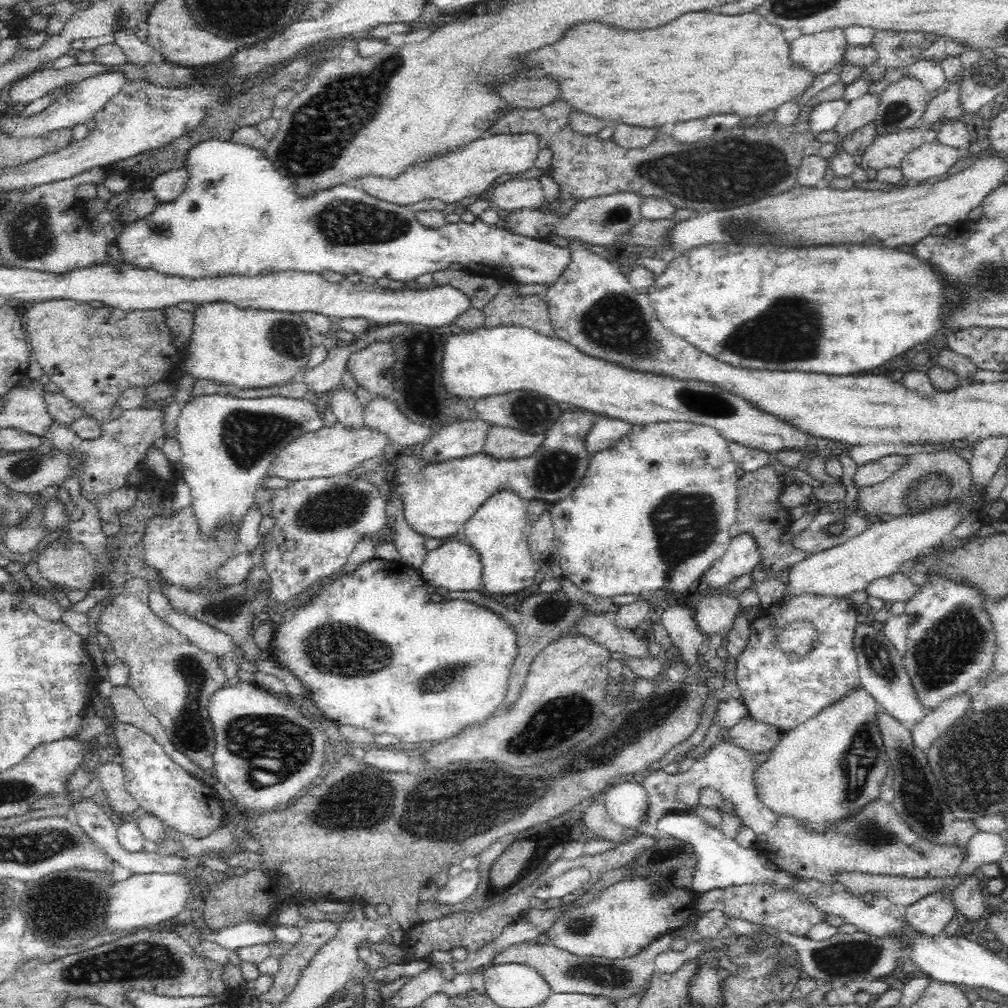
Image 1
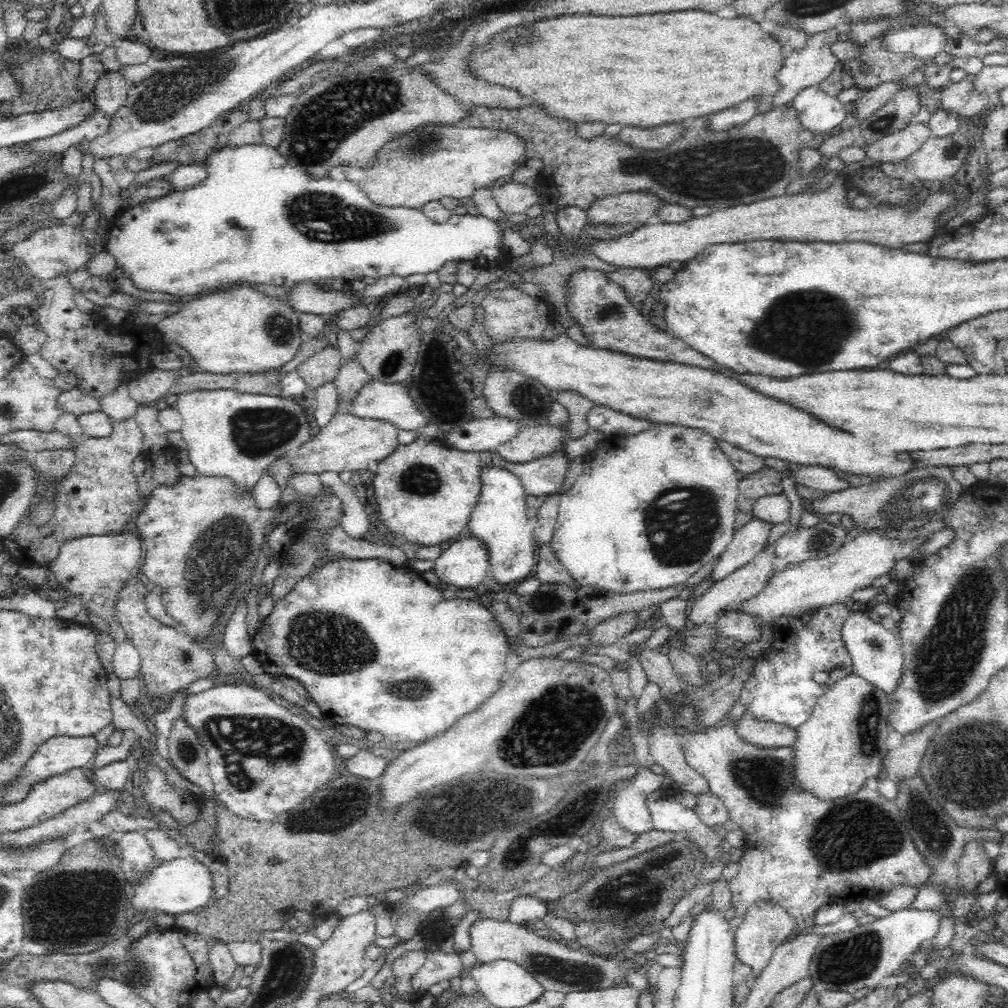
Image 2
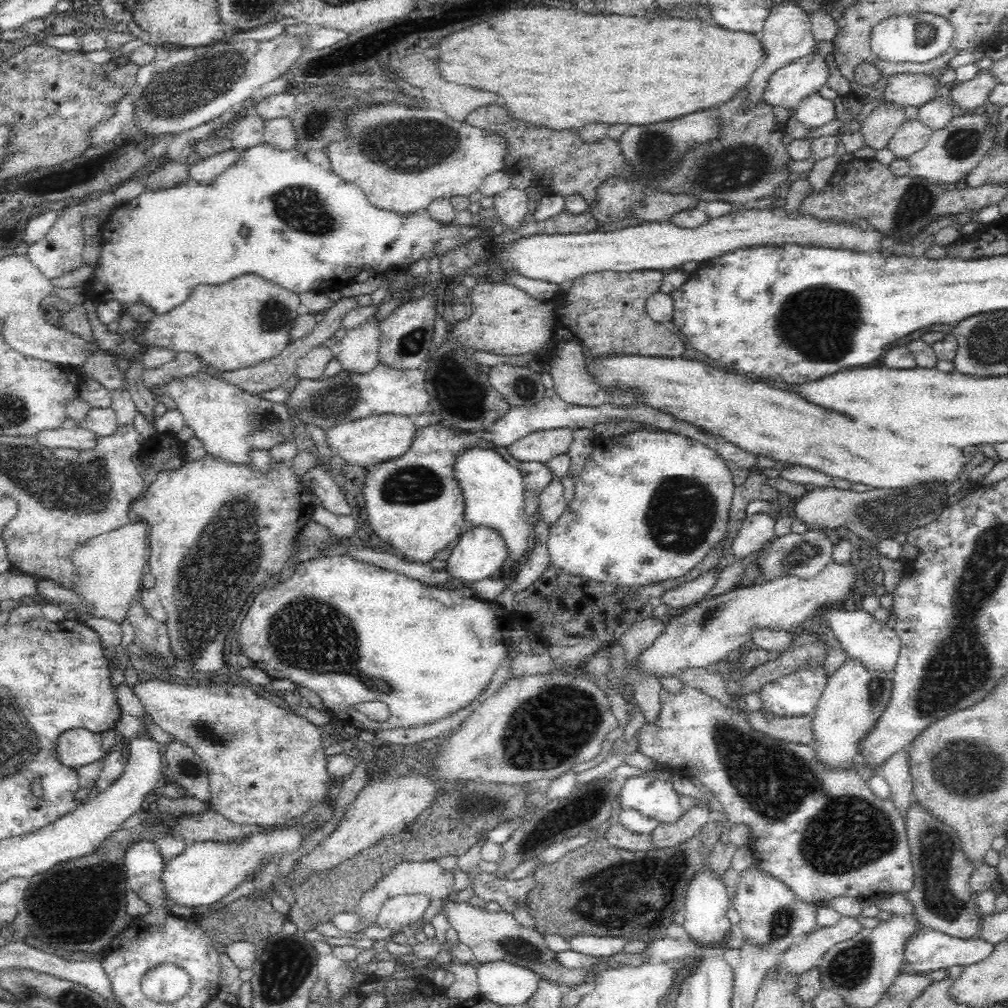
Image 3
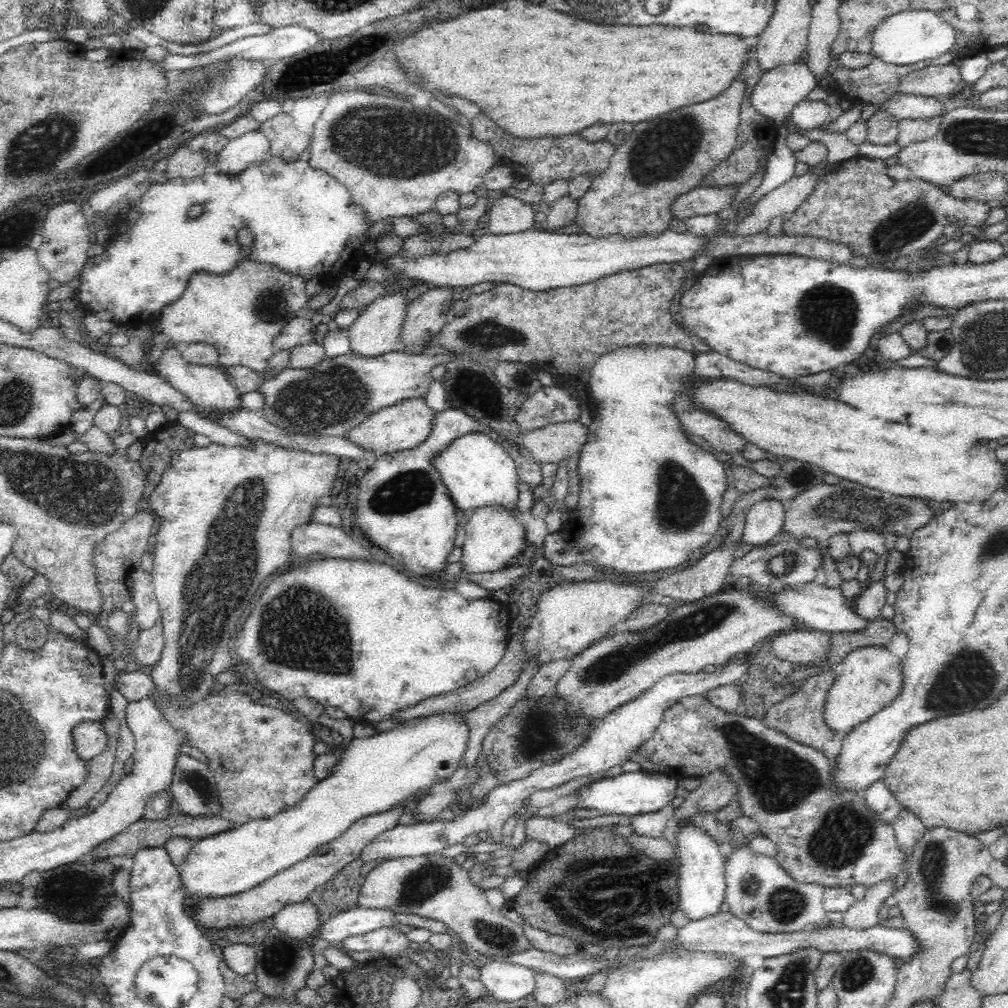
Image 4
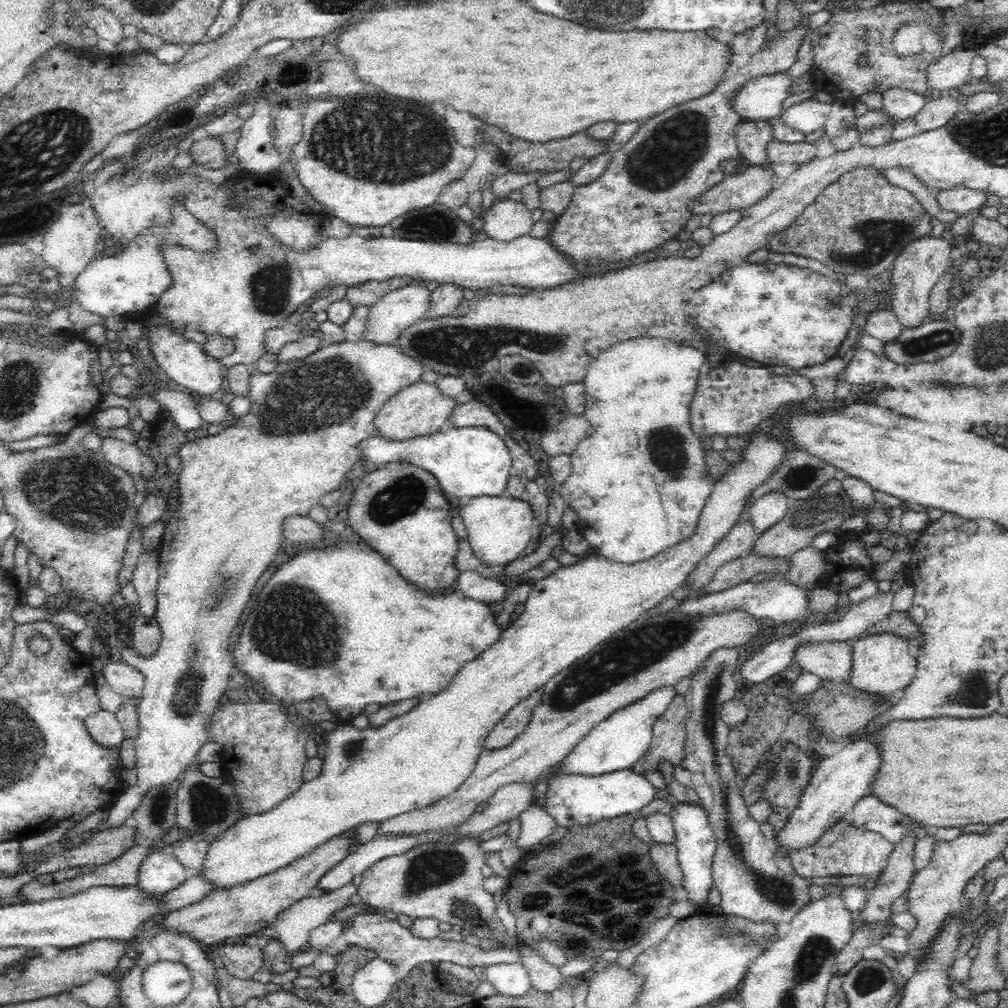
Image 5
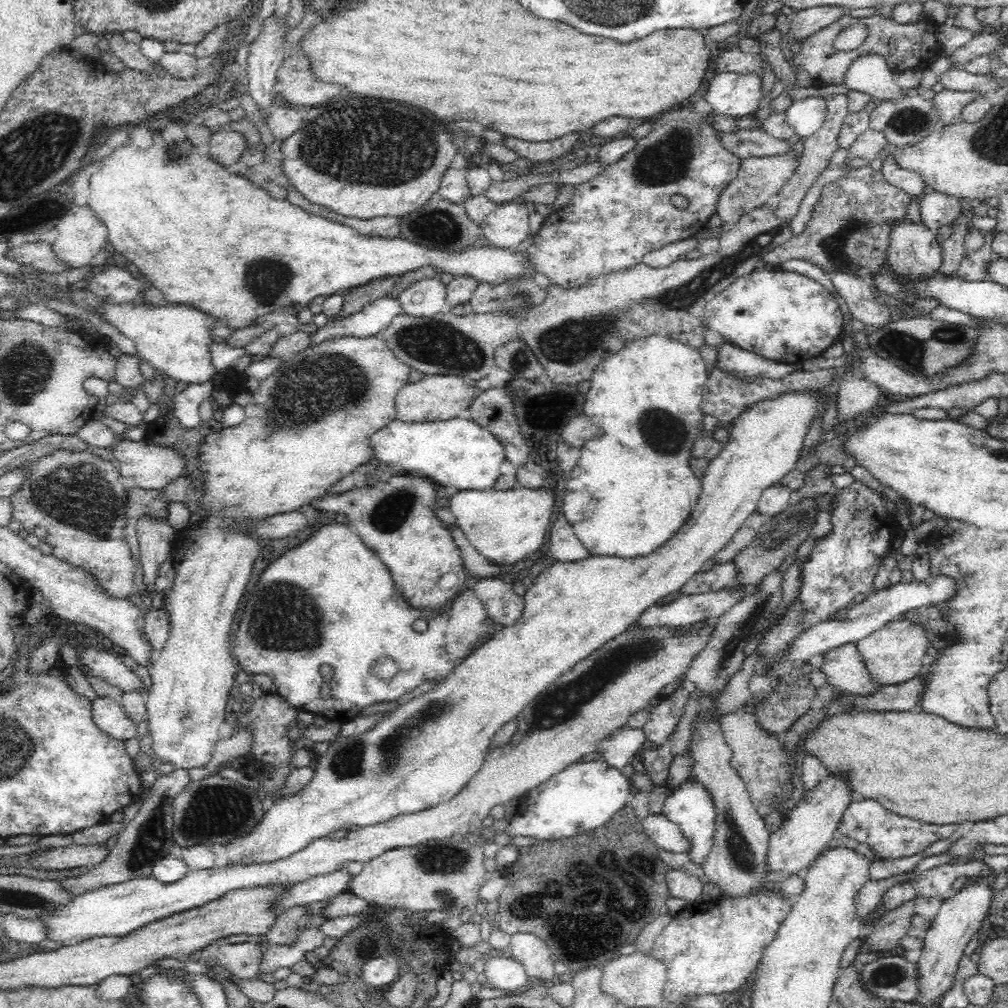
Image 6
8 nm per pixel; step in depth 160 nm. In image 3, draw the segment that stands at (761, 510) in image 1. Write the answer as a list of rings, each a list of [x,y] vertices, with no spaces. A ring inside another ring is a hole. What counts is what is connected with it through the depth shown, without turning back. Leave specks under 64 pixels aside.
[[[752,470],[748,474],[746,482],[740,486],[735,486],[729,520],[734,522],[744,520],[748,515],[746,514],[747,506],[753,500],[776,501],[780,498],[780,495],[782,496],[776,488],[772,488],[768,484],[768,477],[764,476],[762,472]]]

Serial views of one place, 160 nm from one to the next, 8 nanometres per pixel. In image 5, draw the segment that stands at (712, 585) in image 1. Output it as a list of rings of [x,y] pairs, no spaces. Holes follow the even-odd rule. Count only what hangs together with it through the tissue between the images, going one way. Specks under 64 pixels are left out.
[[[770,492],[752,502],[751,523],[757,538],[778,524],[787,513],[789,499],[781,492]]]

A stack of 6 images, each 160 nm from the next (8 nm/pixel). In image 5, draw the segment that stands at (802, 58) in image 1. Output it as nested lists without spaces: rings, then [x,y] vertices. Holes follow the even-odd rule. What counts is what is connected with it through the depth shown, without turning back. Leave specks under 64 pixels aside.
[[[784,72],[754,78],[734,98],[734,109],[744,120],[778,121],[794,84],[796,77]]]

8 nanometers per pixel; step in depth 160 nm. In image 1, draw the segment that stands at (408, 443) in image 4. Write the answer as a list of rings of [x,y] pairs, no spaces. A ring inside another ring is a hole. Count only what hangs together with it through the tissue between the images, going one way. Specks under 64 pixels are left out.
[[[339,422],[332,427],[324,427],[314,433],[304,433],[298,438],[288,441],[284,448],[274,456],[266,472],[269,476],[278,476],[282,480],[308,480],[312,478],[328,478],[350,472],[365,460],[376,458],[384,452],[387,439],[383,434],[377,434],[362,426],[360,430],[350,432]]]

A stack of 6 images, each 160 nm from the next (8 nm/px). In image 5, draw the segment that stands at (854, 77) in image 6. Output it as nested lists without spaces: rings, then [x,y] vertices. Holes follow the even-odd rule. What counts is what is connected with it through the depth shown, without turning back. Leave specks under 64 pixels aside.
[[[890,88],[886,92],[882,92],[882,111],[889,118],[893,118],[896,122],[905,121],[912,116],[916,116],[927,101],[920,93],[910,89]]]

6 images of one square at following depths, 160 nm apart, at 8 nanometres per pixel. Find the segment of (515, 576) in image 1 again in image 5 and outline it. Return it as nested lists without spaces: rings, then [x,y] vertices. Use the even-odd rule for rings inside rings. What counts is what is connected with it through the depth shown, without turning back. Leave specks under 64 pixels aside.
[[[484,427],[445,428],[408,443],[392,443],[378,436],[365,438],[356,449],[370,467],[379,467],[388,461],[408,461],[432,473],[447,497],[463,500],[501,496],[512,470],[511,454],[501,438]]]

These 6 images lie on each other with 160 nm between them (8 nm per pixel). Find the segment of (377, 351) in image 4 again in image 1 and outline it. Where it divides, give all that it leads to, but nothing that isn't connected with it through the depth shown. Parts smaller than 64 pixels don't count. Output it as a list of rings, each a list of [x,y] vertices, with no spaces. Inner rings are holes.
[[[342,385],[331,393],[330,408],[346,430],[354,432],[365,426],[365,407],[356,394]]]

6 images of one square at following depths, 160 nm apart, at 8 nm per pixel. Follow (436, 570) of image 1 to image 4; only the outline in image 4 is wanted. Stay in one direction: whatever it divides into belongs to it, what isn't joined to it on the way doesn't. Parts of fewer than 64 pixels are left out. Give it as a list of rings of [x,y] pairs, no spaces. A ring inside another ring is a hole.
[[[499,506],[478,508],[468,515],[465,524],[465,539],[459,561],[462,572],[469,575],[498,572],[508,566],[508,562],[520,552],[524,542],[525,527],[519,523],[515,510],[509,512]]]

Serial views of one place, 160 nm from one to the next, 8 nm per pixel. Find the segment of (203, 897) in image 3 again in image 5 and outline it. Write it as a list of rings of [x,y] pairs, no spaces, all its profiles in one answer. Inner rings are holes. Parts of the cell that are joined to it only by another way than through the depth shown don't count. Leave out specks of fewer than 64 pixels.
[[[754,432],[747,440],[750,444],[749,450],[744,453],[744,462],[732,465],[714,484],[710,500],[700,514],[696,534],[690,536],[690,540],[632,566],[616,564],[596,554],[562,566],[548,577],[534,581],[525,600],[524,611],[503,630],[501,640],[476,661],[462,668],[444,693],[432,696],[408,714],[394,718],[382,727],[357,729],[342,723],[330,727],[320,776],[305,782],[296,795],[282,800],[270,812],[242,817],[215,837],[209,843],[198,870],[201,880],[211,884],[214,890],[231,890],[292,864],[356,824],[381,823],[452,794],[468,778],[484,749],[488,733],[522,698],[544,687],[552,676],[575,664],[640,615],[650,613],[652,607],[681,585],[694,565],[734,526],[751,490],[764,482],[787,452],[786,445],[778,436]]]

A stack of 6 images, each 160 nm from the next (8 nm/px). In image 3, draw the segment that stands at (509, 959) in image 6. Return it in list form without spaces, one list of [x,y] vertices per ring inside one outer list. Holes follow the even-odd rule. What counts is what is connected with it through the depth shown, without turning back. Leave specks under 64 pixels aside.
[[[495,960],[476,965],[479,994],[500,1006],[518,1006],[535,994],[541,978],[527,968]]]

